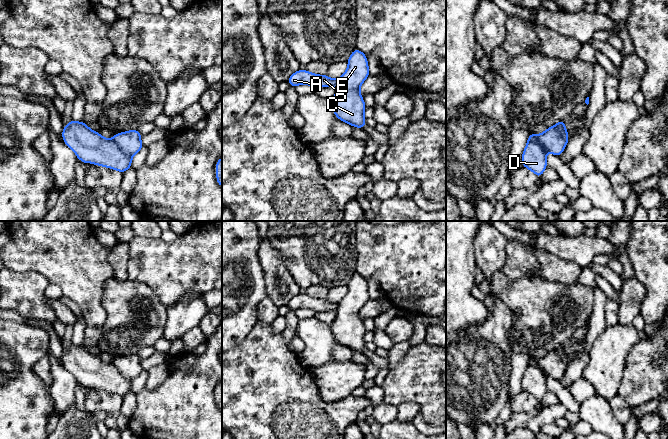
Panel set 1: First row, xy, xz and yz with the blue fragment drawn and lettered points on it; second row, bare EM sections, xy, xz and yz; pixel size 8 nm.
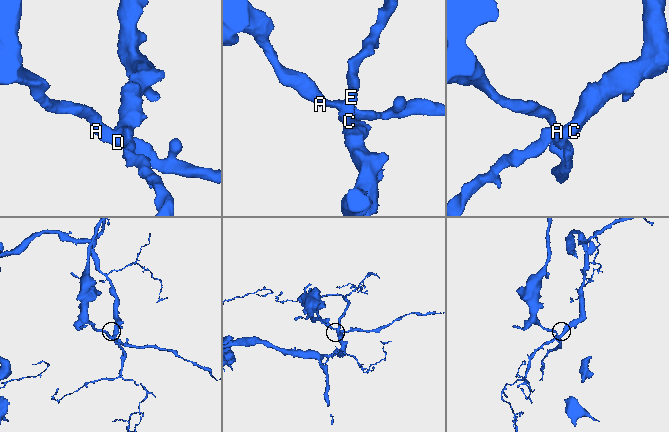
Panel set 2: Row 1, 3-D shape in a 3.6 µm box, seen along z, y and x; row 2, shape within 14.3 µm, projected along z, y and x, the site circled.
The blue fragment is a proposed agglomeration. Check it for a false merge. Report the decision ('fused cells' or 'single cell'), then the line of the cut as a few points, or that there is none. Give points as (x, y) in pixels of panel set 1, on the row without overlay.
single cell | no cut

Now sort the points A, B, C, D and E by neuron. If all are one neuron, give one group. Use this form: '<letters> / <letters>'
A B C D E

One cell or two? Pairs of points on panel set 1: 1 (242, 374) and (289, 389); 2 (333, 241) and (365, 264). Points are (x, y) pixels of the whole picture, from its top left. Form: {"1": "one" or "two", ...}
{"1": "one", "2": "two"}

